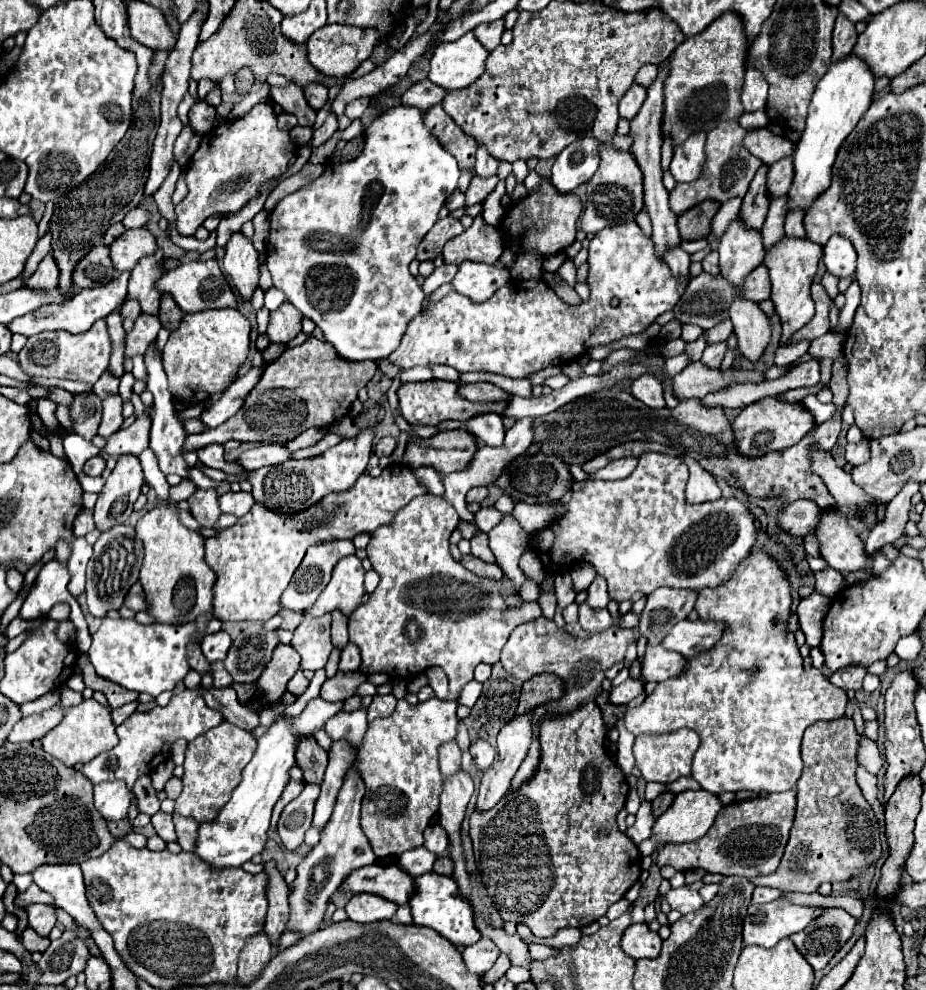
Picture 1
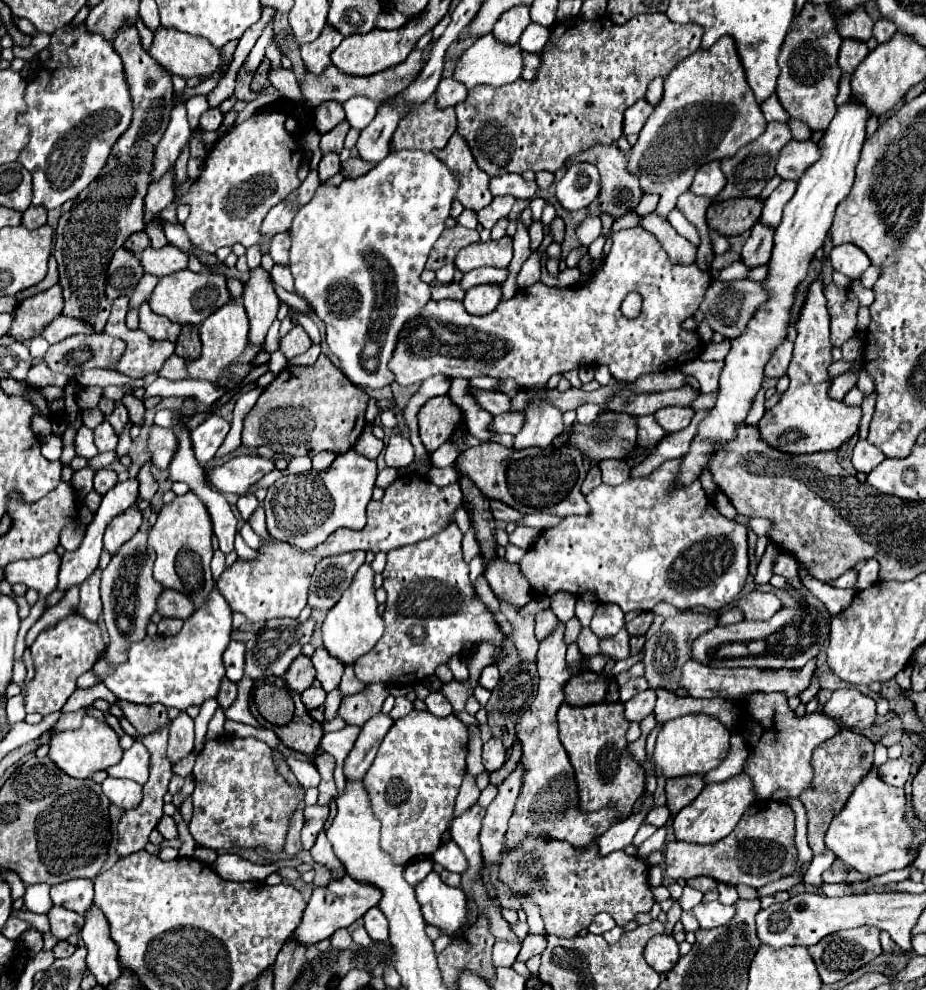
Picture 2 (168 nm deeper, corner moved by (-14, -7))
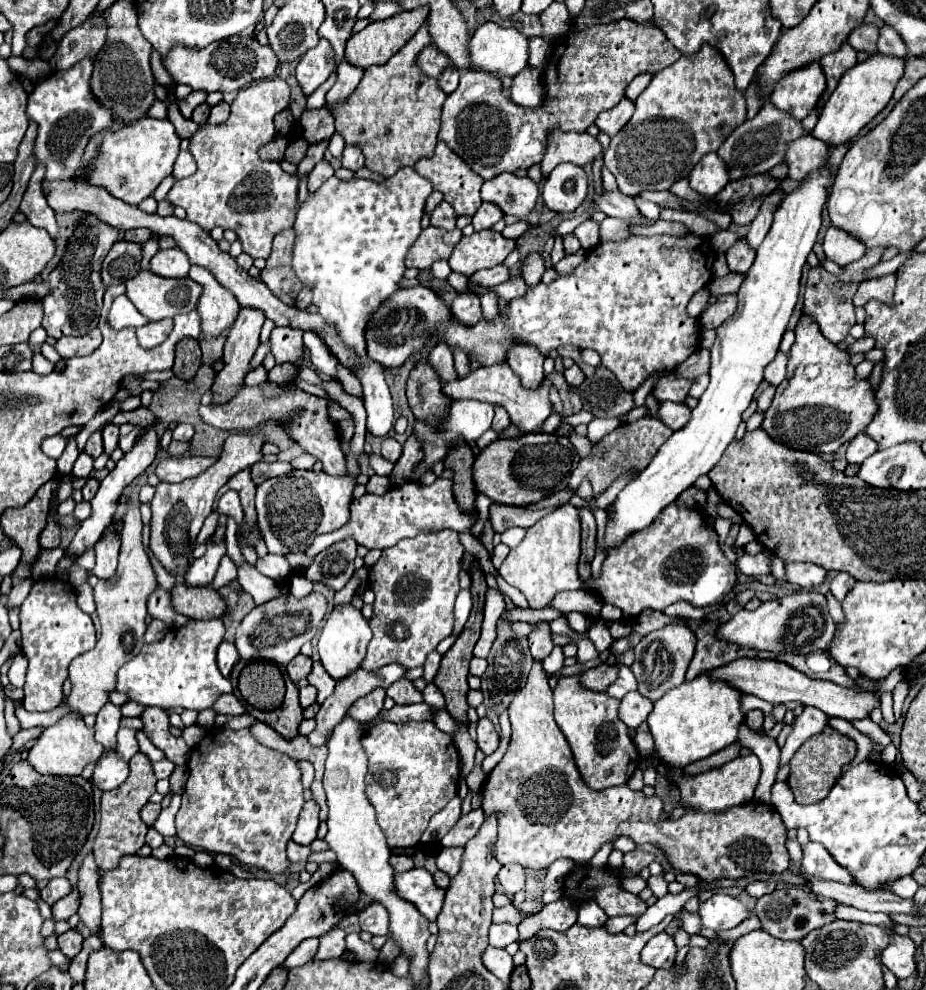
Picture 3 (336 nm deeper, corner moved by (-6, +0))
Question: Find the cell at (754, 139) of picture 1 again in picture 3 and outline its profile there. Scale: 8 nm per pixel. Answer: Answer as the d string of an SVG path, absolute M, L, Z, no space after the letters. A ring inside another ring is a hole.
M810 134L802 136L788 144L788 152L784 160L790 168L788 176L800 182L820 166L828 166L830 170L836 170L849 147L849 143L842 146L828 146Z

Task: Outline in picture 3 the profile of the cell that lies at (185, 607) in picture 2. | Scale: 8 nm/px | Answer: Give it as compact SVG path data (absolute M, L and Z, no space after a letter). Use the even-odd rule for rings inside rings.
M178 584L172 590L172 604L180 614L186 614L192 620L220 618L228 608L226 600L214 588L188 588L184 584Z

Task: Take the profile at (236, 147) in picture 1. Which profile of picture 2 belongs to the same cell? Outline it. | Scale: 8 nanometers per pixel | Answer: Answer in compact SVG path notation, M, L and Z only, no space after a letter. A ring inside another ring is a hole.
M260 111L216 141L198 181L188 195L178 199L192 209L184 229L196 249L216 253L224 245L254 245L266 213L300 185L296 171L304 153L286 131L284 121L286 115L280 111Z

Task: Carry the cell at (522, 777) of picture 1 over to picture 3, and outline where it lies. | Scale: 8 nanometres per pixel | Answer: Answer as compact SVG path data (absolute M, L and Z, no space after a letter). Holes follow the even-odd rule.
M534 662L526 686L516 694L516 700L512 700L508 708L512 722L512 738L508 750L496 768L488 774L480 790L484 814L494 814L498 820L496 860L500 864L520 864L530 870L548 870L554 860L570 858L576 864L586 866L606 842L628 836L636 844L650 842L660 846L678 872L696 874L704 882L720 878L744 878L750 874L780 874L788 868L790 856L784 846L786 826L772 806L748 802L736 808L732 806L732 810L724 810L724 814L688 812L680 820L668 820L662 818L662 800L656 796L646 798L642 792L634 792L626 784L606 790L592 790L586 786L576 768L568 740L554 722L554 704L548 678L550 676L542 670L542 662Z

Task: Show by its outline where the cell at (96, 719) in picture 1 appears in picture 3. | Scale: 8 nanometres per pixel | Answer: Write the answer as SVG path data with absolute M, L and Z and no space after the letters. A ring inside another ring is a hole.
M68 714L66 718L60 718L56 726L44 728L38 736L38 742L28 752L28 764L32 764L38 774L50 774L50 776L80 776L86 764L96 762L102 754L102 744L94 740L94 730L88 728L82 718Z

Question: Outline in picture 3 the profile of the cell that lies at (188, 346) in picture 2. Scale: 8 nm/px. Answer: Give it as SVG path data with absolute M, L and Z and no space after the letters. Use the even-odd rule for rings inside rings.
M182 340L176 346L176 360L174 360L174 374L182 380L192 380L196 376L196 370L200 368L200 346L198 340Z

